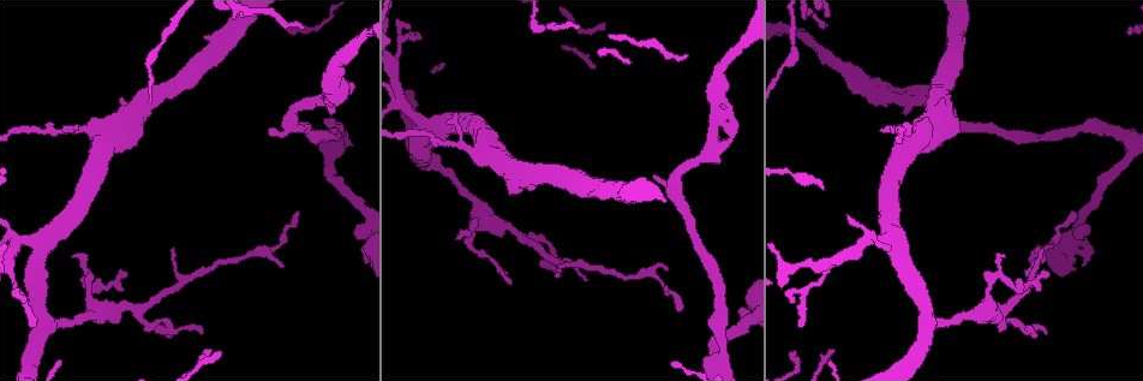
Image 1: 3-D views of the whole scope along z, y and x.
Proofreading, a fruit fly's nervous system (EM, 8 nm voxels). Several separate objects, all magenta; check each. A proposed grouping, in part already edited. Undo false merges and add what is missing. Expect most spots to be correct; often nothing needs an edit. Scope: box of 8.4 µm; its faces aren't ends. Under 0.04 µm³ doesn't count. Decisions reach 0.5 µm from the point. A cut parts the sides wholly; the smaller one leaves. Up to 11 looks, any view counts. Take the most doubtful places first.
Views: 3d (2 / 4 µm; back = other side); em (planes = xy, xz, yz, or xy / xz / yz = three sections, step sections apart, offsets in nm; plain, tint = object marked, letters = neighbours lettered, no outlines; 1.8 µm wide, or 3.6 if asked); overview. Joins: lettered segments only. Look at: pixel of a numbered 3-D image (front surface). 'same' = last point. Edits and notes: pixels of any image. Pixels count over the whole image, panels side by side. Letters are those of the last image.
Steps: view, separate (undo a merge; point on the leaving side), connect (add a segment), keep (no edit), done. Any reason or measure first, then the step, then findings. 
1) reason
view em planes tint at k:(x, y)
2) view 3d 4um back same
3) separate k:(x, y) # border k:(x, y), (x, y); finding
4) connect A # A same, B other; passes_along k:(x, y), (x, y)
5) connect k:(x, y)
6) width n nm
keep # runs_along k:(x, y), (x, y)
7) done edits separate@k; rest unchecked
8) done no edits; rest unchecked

free end
view em xz step 4 tint at 1:(1077, 239)

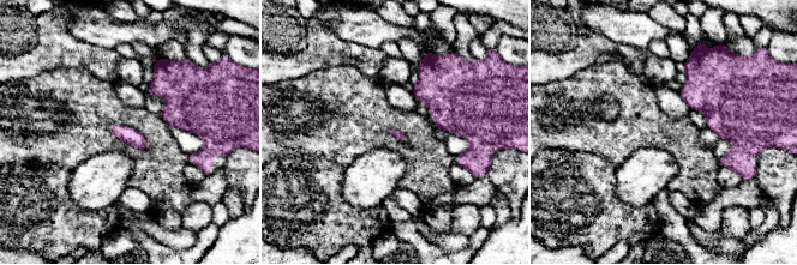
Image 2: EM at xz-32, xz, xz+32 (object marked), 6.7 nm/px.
view em planes letters same

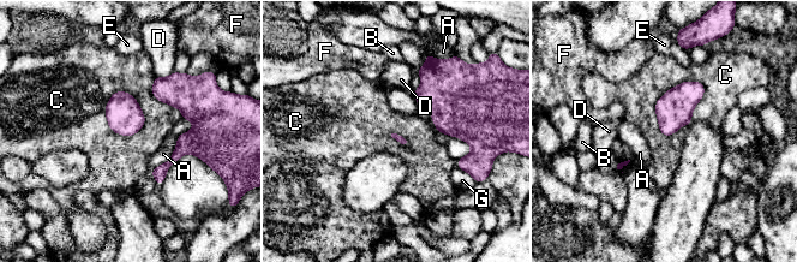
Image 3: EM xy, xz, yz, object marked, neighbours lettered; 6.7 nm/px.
longest_contact C 440 nm
keep # A other, B other, C other, D other, E other, F other, G other; border 3:(699, 81), (657, 101), (664, 136); no lettered segment goes on from it

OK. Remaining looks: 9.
a narrow waist
view em planes tint at 1:(895, 99)

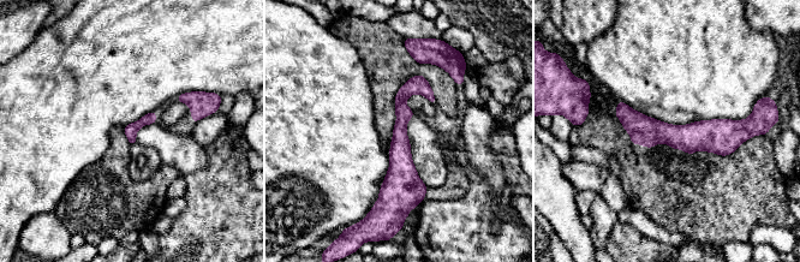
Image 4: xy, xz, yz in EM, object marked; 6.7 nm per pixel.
what lies round it
view em planes letters same

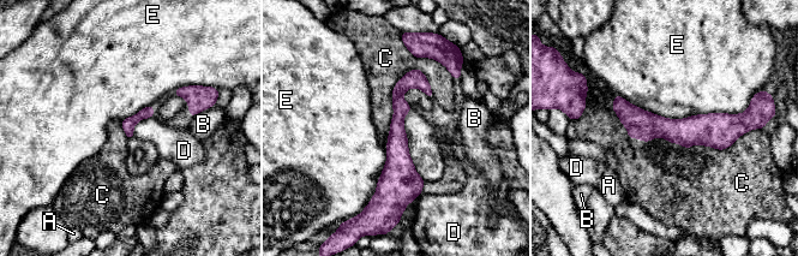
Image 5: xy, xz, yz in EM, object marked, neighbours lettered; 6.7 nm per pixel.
keep # A other, B other, C other, D other, E other; border 5:(415, 67), (392, 90), (386, 136); continuous, no second neuron

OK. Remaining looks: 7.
view 3d 4um at 1:(652, 175)

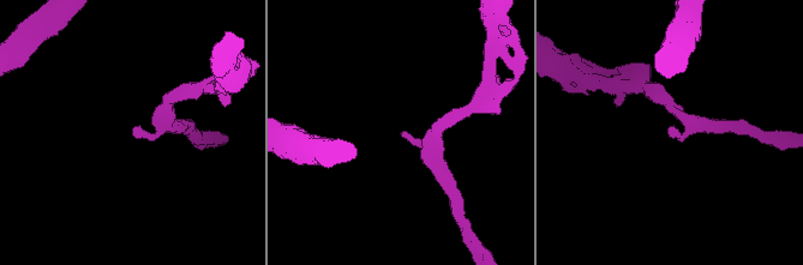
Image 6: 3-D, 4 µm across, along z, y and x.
need the tissue
view em planes letters at 6:(405, 132)

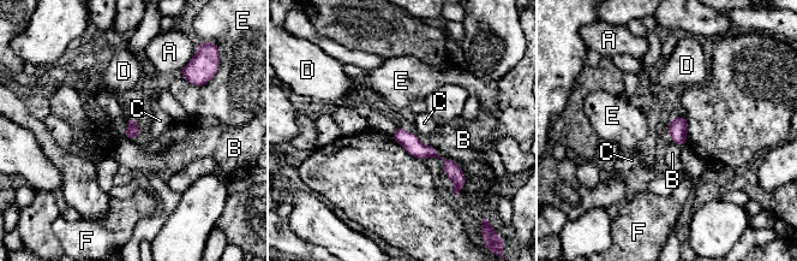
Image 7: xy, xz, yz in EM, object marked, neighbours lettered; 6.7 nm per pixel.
longest_contact B 180 nm
keep # A other, B other, C other, D other, E other, F other; runs_along 7:(396, 135), (441, 156), (457, 177); none of them fits

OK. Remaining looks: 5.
tapers out
view em 3.6um xz step 4 letters at 1:(457, 237)

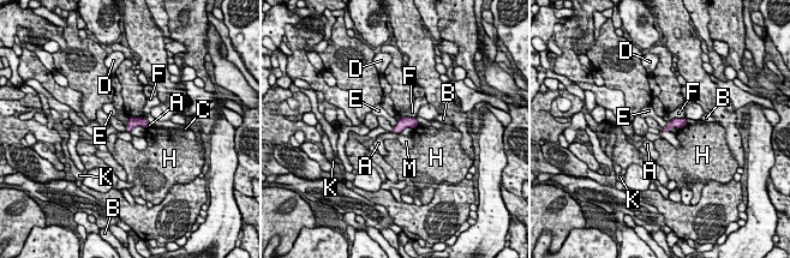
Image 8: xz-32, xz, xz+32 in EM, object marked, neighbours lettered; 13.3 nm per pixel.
width 120 nm
keep # A other, B other, C other, D other, E other, F other, H other, K other, M other; border 8:(125, 126), (126, 131); no lettered segment goes on from it

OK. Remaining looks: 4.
done no edits; rest unchecked

